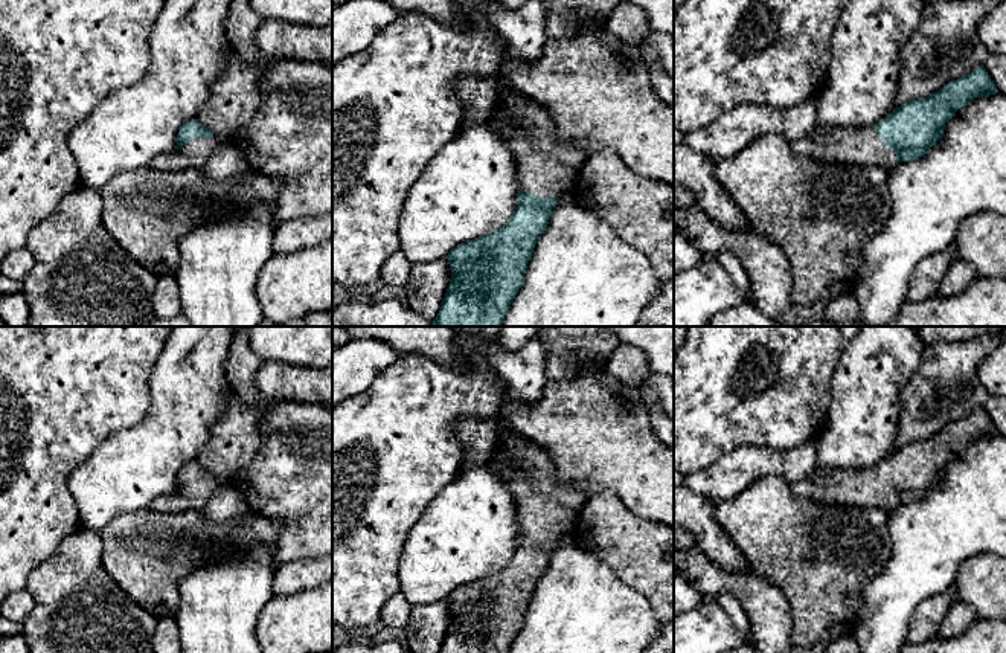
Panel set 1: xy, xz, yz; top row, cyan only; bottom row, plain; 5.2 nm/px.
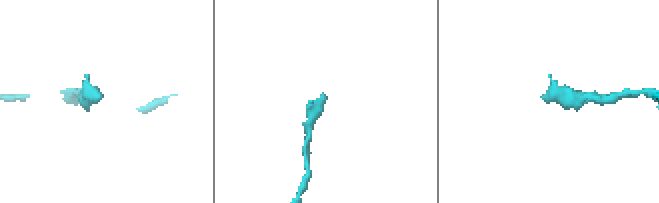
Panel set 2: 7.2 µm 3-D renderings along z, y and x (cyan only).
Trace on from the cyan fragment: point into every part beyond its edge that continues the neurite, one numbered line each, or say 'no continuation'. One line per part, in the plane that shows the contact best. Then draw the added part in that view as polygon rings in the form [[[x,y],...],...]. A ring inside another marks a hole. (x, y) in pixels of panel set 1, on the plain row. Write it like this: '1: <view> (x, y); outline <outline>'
1: xz (546, 508); outline [[[498,436],[485,465],[506,484],[514,497],[518,532],[559,539],[575,529],[588,499],[587,485],[559,484],[543,447],[515,436]]]

